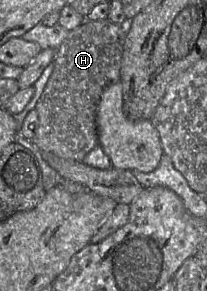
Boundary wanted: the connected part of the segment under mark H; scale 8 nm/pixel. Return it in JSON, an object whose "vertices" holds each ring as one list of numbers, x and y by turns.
{"vertices":[[107,19,85,20,56,50,54,70,35,107,39,126,33,141,43,152,82,162,99,145,97,108,104,90,120,81,126,29]]}

